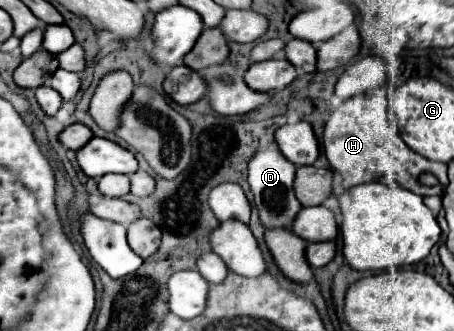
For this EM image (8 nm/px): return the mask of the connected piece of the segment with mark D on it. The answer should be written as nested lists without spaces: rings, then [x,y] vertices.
[[[278,146],[260,148],[258,154],[254,154],[250,158],[250,162],[248,162],[248,184],[250,184],[250,190],[254,194],[254,204],[260,210],[260,220],[266,228],[292,226],[298,210],[302,208],[302,204],[296,200],[294,190],[292,190],[294,172],[296,172],[296,166],[280,154]]]

